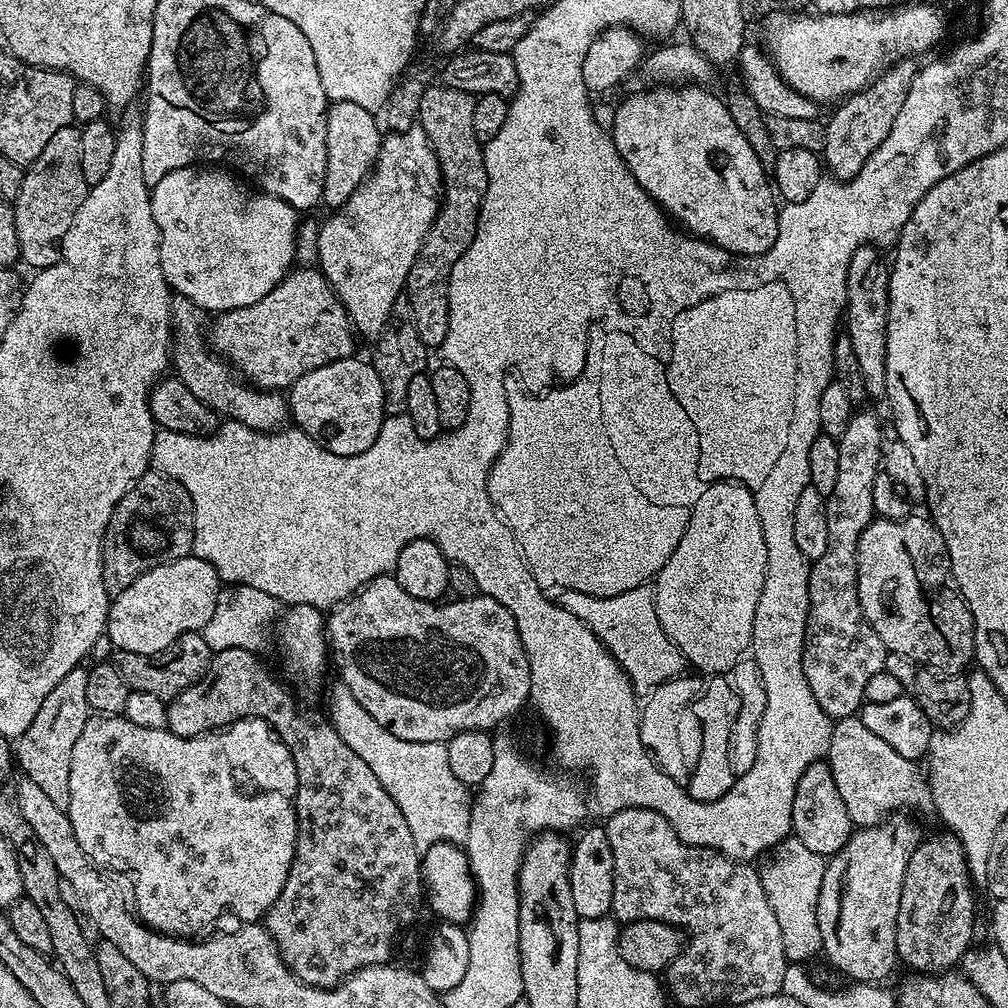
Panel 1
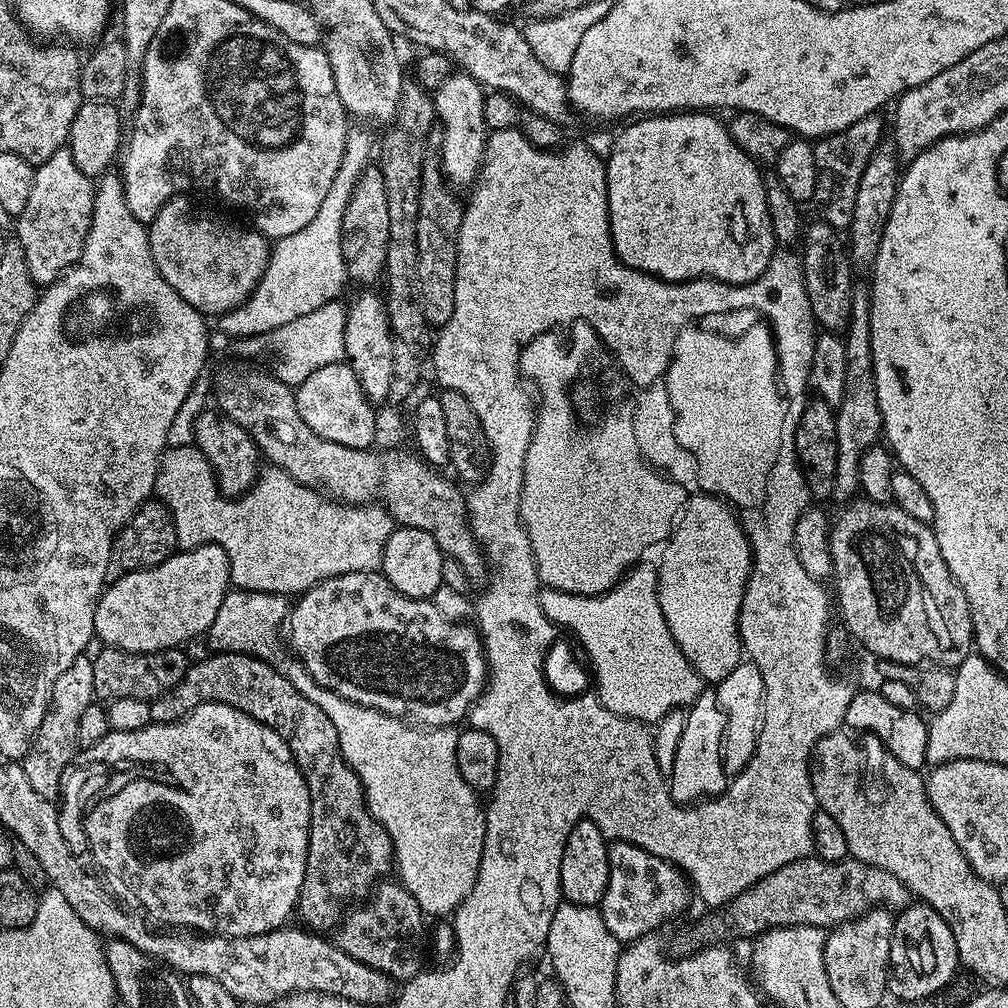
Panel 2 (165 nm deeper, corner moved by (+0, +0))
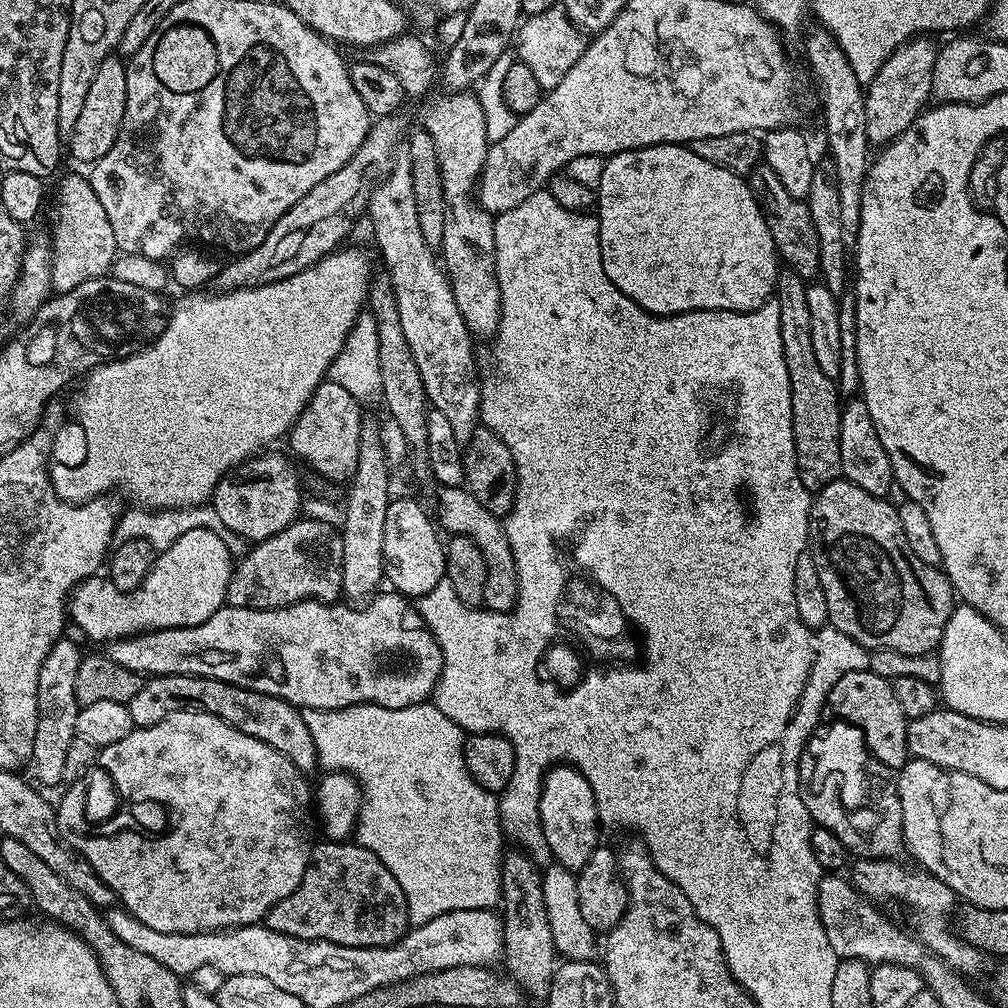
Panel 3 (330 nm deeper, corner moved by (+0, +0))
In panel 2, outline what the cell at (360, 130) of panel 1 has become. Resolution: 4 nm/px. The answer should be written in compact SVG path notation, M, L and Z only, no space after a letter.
M369 166L358 178L346 214L342 218L342 258L346 262L349 281L357 280L360 286L372 286L383 277L386 246L390 242L390 210L386 206L386 182L379 167Z

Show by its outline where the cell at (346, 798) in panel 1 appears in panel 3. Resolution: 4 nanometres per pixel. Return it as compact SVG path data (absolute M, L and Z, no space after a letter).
M153 676L141 683L138 694L130 698L127 706L132 723L138 728L154 726L154 722L162 722L162 718L170 718L170 714L175 712L214 714L230 726L242 730L242 734L250 734L250 738L258 738L258 742L266 742L266 746L278 750L278 754L287 758L300 772L311 774L312 771L317 771L314 738L310 736L303 711L282 698L274 698L270 694L214 678Z

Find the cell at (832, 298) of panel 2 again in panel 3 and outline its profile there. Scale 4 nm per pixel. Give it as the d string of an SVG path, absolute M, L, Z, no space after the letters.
M759 163L747 177L756 201L760 203L762 214L766 218L766 226L770 226L770 234L774 238L774 246L778 256L787 267L793 268L799 276L816 278L821 275L820 251L818 250L818 230L814 230L814 218L810 218L810 210L804 200L794 198L786 186L778 182L778 174L770 170L766 163Z

